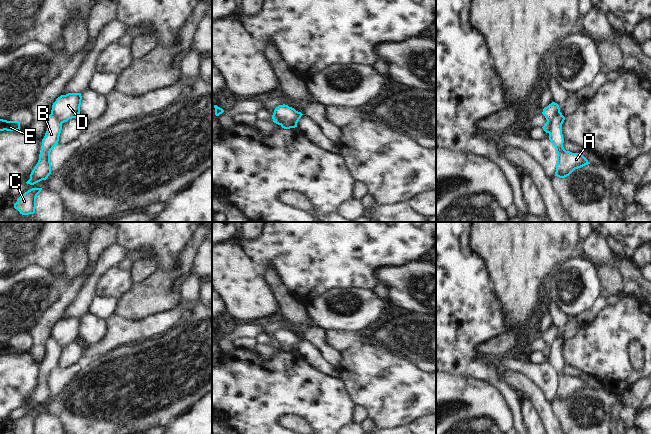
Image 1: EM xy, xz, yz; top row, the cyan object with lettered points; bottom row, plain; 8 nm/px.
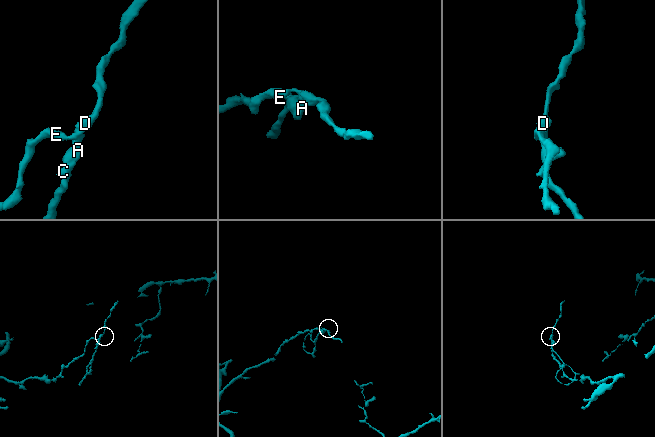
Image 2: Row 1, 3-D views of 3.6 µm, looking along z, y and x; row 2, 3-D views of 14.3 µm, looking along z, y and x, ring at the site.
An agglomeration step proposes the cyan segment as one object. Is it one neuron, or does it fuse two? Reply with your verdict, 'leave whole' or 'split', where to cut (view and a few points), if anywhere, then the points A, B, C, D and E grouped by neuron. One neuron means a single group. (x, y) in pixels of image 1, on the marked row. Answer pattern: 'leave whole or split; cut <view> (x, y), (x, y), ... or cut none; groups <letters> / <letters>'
split; cut yz (559, 111), (550, 119), (550, 129), (548, 132); groups A B C / D E

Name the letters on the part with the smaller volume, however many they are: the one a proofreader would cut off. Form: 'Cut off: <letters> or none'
Cut off: A, B, C

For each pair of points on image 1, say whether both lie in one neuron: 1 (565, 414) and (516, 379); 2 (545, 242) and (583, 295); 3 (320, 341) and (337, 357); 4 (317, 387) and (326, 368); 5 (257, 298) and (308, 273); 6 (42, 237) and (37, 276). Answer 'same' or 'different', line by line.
1: different
2: different
3: same
4: different
5: different
6: different

